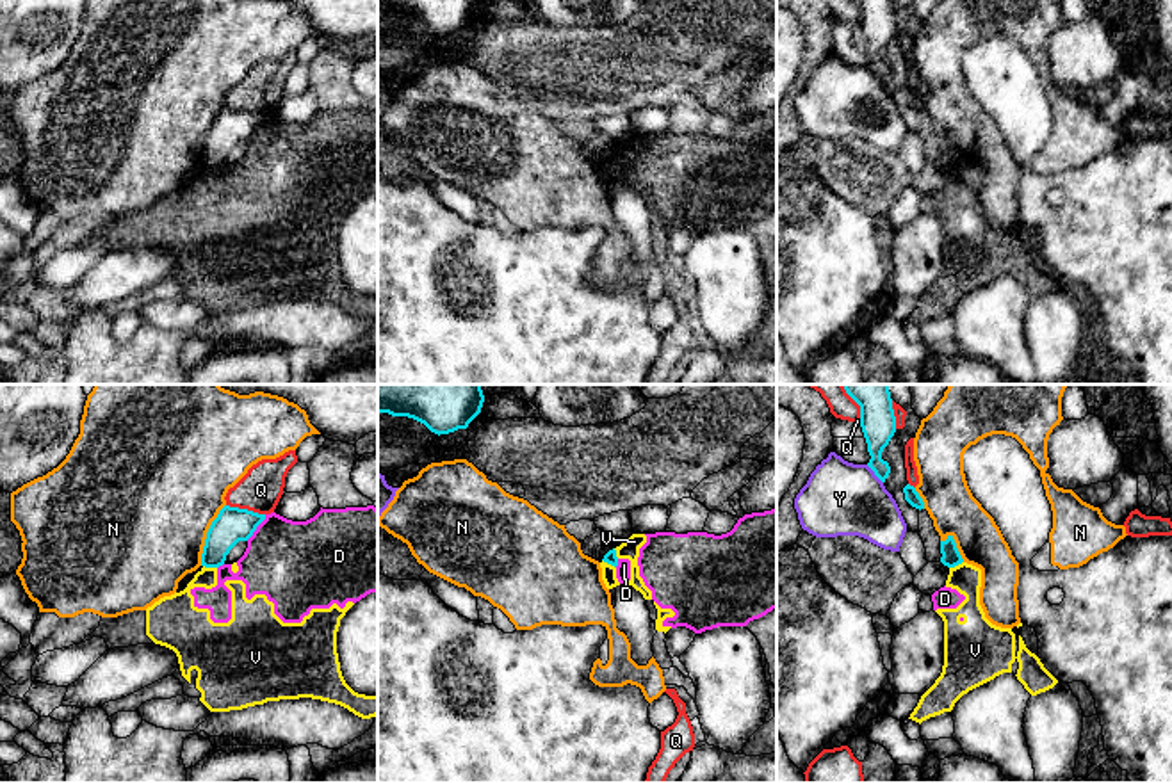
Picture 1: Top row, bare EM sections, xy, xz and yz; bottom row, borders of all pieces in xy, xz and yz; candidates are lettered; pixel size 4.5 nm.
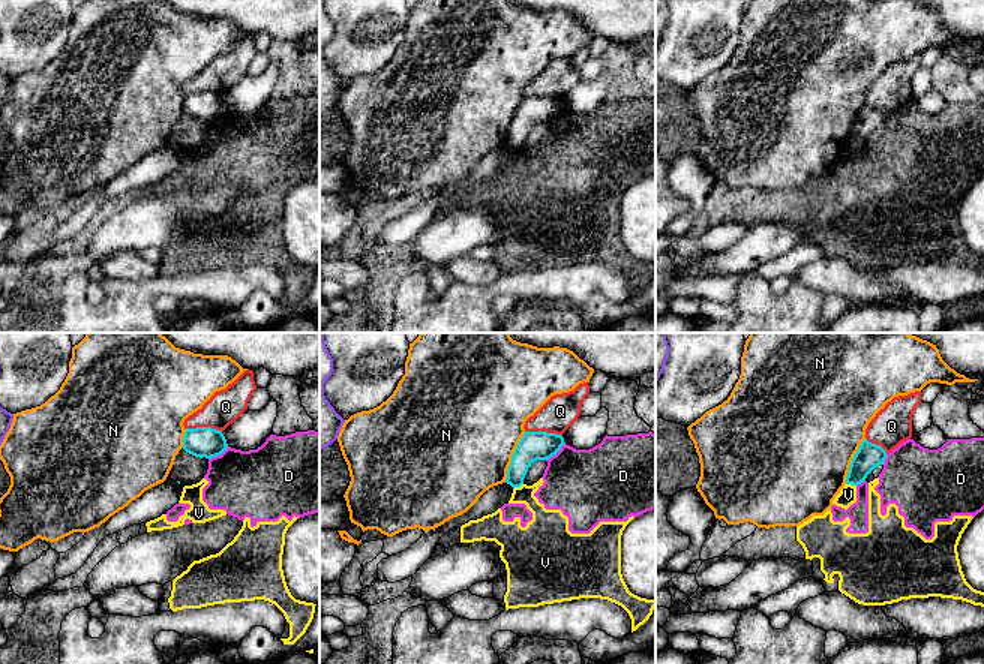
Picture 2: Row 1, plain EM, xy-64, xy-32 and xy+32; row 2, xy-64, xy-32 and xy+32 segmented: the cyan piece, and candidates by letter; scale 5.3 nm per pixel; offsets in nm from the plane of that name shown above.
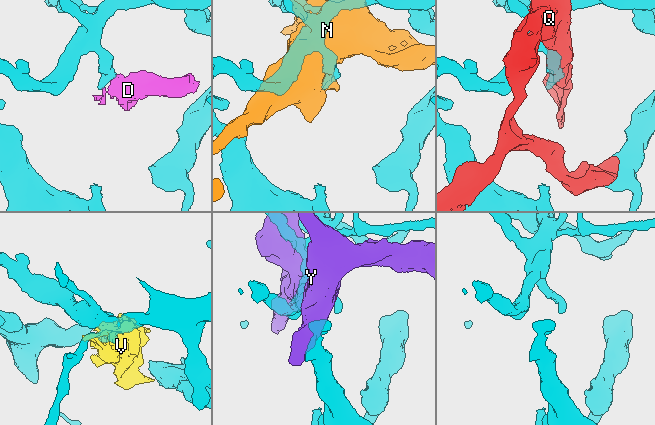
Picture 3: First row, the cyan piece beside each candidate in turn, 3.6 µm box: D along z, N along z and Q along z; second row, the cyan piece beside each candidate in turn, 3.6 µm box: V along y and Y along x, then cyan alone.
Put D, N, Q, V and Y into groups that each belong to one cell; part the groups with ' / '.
D V / N / Q / Y

